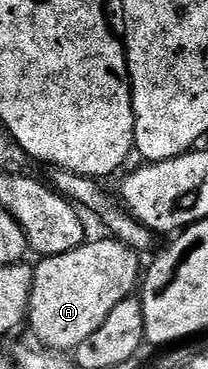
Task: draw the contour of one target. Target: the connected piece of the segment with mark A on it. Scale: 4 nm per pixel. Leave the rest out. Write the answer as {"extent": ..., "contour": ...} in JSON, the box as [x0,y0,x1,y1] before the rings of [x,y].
{"extent":[27,236,143,352],"contour":[[[105,236],[102,242],[86,241],[85,245],[71,252],[51,254],[40,259],[41,263],[33,266],[33,287],[29,297],[29,313],[27,326],[33,329],[33,334],[42,347],[53,352],[73,352],[107,316],[111,316],[111,308],[124,298],[130,297],[138,289],[139,279],[143,274],[143,262],[139,259],[138,251],[127,248],[122,242]]]}

